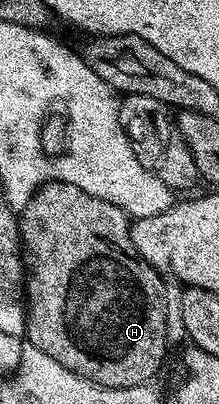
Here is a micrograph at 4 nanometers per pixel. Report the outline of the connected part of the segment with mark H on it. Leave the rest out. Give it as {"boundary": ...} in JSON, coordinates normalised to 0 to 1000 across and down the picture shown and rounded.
{"boundary":[[[205,450],[196,460],[178,460],[146,490],[110,507],[105,520],[87,522],[82,547],[91,552],[91,604],[100,611],[100,636],[110,641],[110,673],[119,681],[119,755],[128,760],[128,814],[119,837],[132,849],[174,861],[192,861],[192,871],[210,871],[210,881],[247,881],[247,891],[265,891],[265,901],[283,901],[301,911],[320,911],[320,921],[338,921],[352,936],[388,936],[411,941],[429,955],[498,955],[502,960],[594,960],[598,955],[653,955],[699,943],[694,933],[731,916],[731,903],[749,896],[749,874],[767,866],[767,738],[749,730],[749,698],[726,668],[703,666],[667,641],[580,629],[566,619],[543,619],[530,609],[603,609],[603,562],[594,557],[594,532],[571,525],[539,505],[502,505],[484,495],[447,495],[447,485],[411,485],[411,475],[374,475],[374,465],[356,465],[338,455],[301,455],[297,450]]]}

